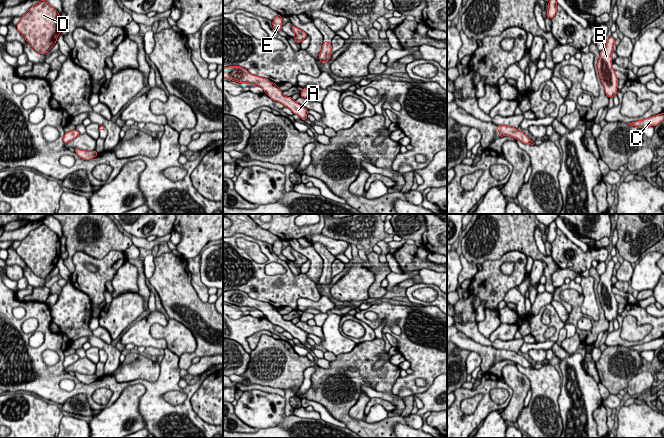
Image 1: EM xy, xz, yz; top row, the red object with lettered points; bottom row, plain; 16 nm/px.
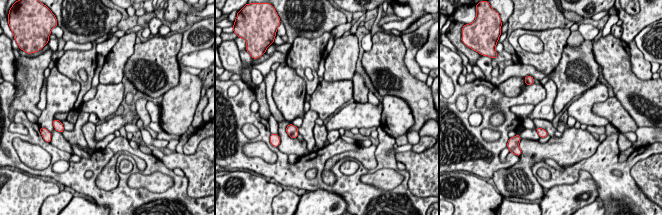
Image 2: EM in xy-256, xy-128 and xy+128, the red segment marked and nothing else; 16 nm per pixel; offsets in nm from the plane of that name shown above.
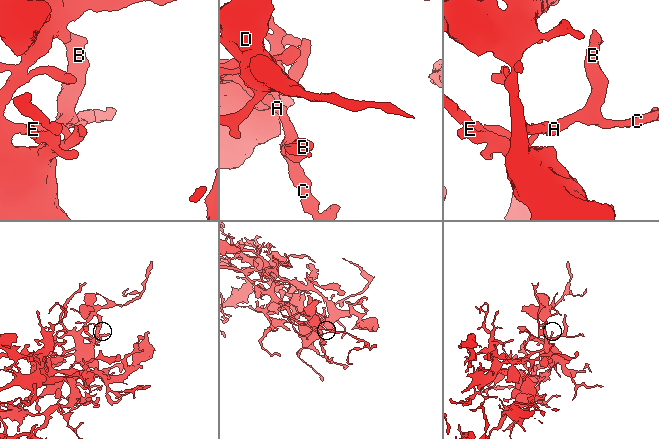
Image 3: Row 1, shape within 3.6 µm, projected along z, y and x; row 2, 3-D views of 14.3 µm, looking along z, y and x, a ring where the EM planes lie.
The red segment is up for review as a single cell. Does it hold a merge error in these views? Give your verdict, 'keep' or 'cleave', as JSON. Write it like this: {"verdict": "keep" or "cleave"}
{"verdict": "keep"}

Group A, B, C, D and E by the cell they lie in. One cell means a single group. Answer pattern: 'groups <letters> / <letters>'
groups A B C D E

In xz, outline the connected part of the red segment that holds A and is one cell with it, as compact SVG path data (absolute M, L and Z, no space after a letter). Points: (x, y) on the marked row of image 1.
M240 66L223 67L223 77L238 83L245 82L260 86L271 99L288 107L303 121L307 119L308 109L297 103L292 97L284 96L277 84L272 81L269 82L267 78L250 74L245 68L241 68Z

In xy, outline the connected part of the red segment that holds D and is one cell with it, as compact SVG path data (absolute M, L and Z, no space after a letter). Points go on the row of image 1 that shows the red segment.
M45 0L32 6L16 25L26 42L40 54L47 53L61 33L58 11Z

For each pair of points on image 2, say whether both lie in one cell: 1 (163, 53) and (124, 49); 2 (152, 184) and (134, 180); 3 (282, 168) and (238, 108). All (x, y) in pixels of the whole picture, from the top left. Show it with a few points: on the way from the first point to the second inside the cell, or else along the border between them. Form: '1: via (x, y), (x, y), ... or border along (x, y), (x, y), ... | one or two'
1: border along (135, 43), (133, 54), (128, 59), (123, 71) | two
2: via (148, 182), (138, 180) | one
3: via (277, 152), (267, 142), (264, 130), (254, 120) | one

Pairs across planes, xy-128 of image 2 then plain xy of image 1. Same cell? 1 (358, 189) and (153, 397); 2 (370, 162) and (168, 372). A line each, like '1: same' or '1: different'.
1: same
2: different

